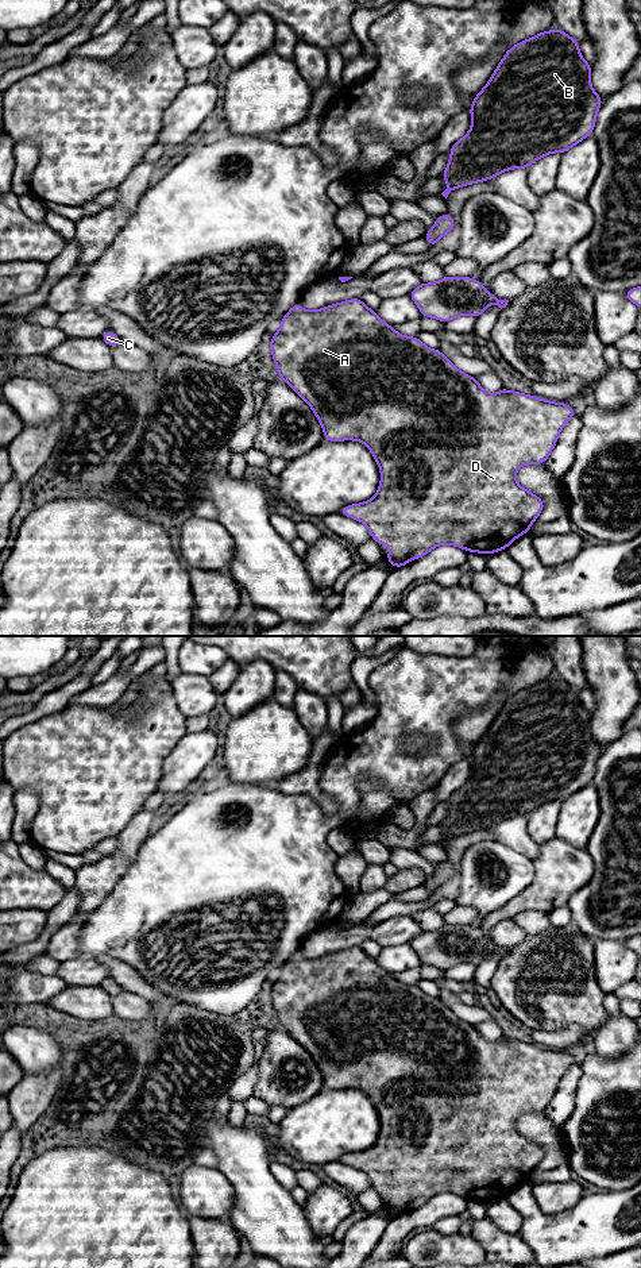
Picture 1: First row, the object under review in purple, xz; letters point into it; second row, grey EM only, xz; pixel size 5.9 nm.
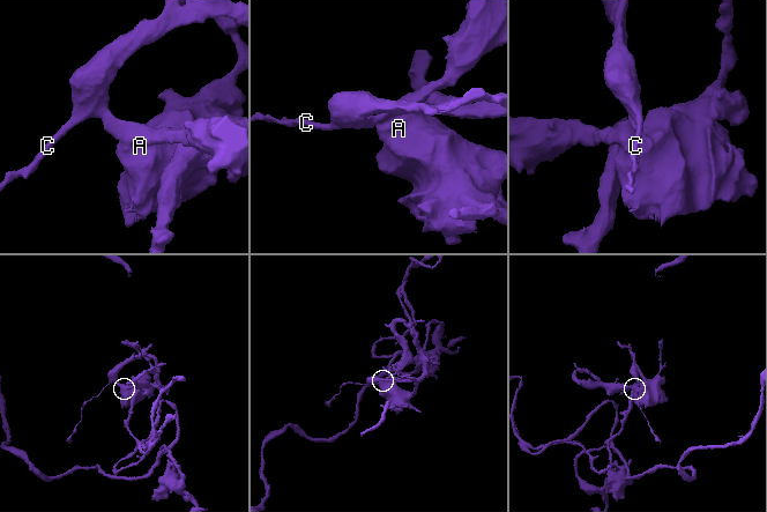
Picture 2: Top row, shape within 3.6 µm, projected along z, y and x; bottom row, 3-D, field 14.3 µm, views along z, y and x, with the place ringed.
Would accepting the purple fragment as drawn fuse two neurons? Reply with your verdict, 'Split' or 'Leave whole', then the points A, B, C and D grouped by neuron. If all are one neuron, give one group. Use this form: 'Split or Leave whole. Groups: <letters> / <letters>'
Leave whole. Groups: A B C D

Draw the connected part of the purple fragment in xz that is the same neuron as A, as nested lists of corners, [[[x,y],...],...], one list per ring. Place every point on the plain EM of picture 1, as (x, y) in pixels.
[[[359,945],[350,947],[321,957],[304,959],[300,951],[296,951],[290,959],[281,967],[282,972],[269,990],[273,1007],[277,1014],[278,1026],[283,1028],[301,1047],[304,1047],[324,1079],[324,1088],[341,1090],[356,1088],[366,1092],[374,1103],[381,1117],[381,1132],[377,1142],[362,1152],[343,1155],[339,1161],[363,1171],[371,1186],[378,1192],[391,1195],[385,1206],[399,1217],[412,1207],[425,1205],[430,1198],[441,1192],[460,1195],[467,1200],[480,1200],[491,1203],[501,1198],[507,1198],[509,1192],[518,1184],[528,1182],[534,1168],[542,1160],[544,1149],[520,1134],[515,1128],[517,1118],[524,1113],[544,1113],[551,1103],[559,1087],[560,1079],[575,1065],[575,1059],[565,1051],[553,1051],[540,1045],[524,1041],[499,1037],[497,1042],[487,1041],[476,1029],[476,1026],[460,1020],[440,998],[426,995],[418,984],[405,984],[385,971],[375,959],[371,959]]]

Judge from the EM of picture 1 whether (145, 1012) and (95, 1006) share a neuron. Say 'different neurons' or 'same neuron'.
same neuron

